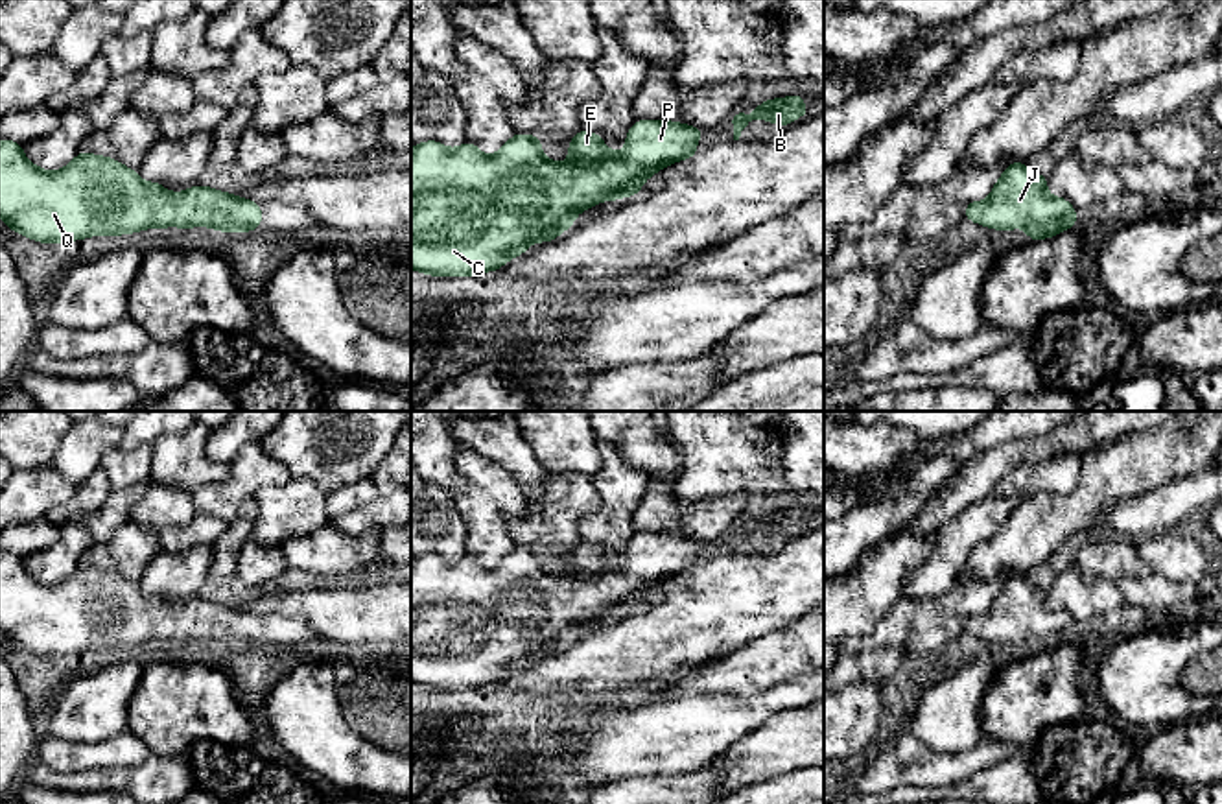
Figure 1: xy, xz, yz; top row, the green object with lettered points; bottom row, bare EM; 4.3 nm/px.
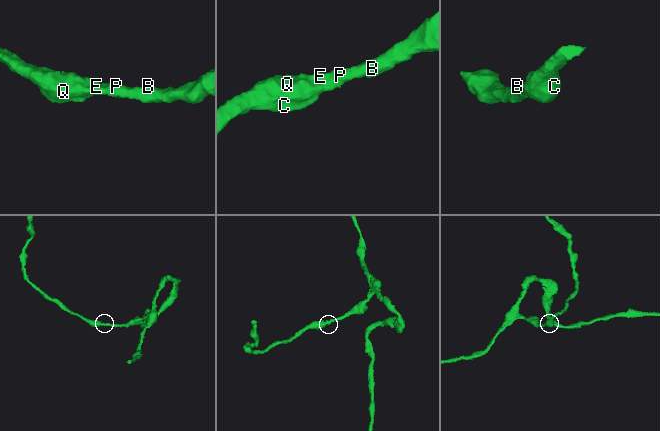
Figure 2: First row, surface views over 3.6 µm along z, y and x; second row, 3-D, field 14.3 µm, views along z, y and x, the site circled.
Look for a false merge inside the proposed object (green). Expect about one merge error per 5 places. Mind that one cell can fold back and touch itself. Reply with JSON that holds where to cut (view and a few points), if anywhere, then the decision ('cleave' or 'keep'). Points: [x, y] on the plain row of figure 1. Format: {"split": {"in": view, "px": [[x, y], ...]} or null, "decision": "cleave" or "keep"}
{"split": null, "decision": "keep"}

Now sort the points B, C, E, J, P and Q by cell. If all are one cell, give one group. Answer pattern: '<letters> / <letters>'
B C E J P Q

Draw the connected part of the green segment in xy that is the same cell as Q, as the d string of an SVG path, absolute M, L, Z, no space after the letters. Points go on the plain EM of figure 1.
M4 551L0 553L0 633L9 644L17 644L39 656L66 656L85 653L88 649L120 649L144 642L192 642L210 640L219 645L249 645L262 636L262 621L258 616L240 609L232 609L216 601L194 597L184 605L168 605L160 596L146 596L138 585L123 579L116 572L77 564L76 572L57 585L46 585L22 564L22 557Z

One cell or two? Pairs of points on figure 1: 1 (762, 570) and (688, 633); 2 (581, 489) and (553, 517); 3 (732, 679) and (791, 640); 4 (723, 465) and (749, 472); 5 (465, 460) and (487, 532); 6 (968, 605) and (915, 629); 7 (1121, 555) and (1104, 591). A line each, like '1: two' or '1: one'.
1: one
2: one
3: one
4: one
5: one
6: one
7: two

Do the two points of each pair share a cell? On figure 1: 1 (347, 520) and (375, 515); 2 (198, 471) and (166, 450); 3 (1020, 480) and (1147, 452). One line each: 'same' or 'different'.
1: same
2: same
3: different

